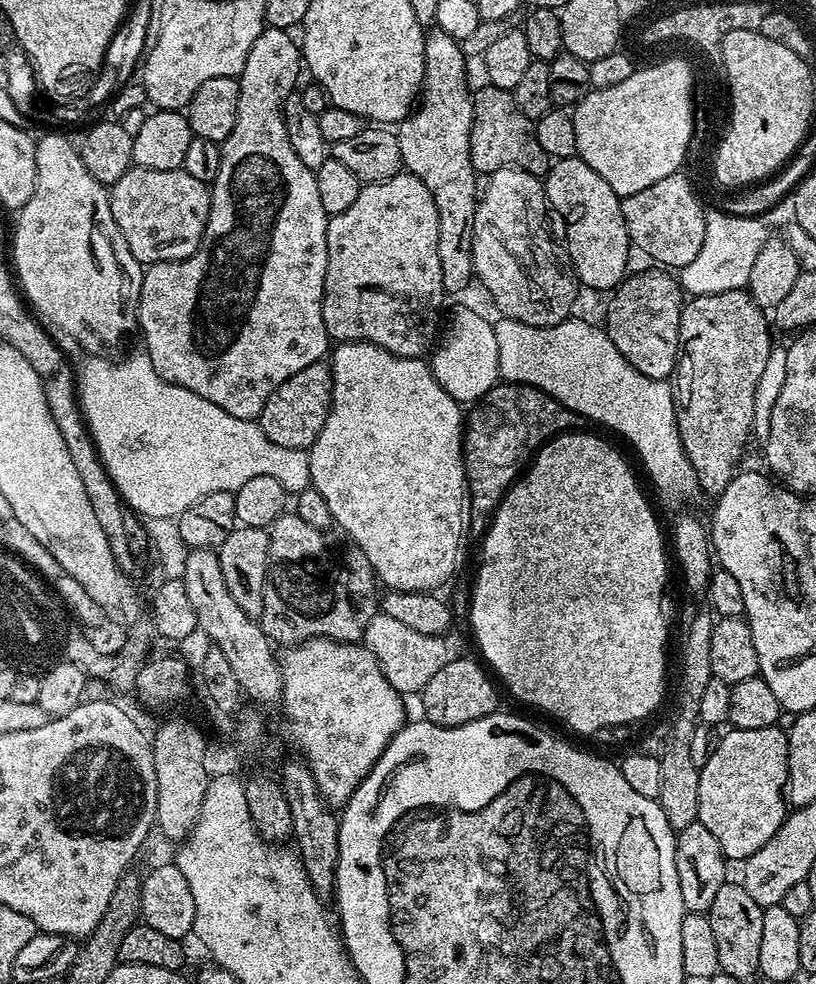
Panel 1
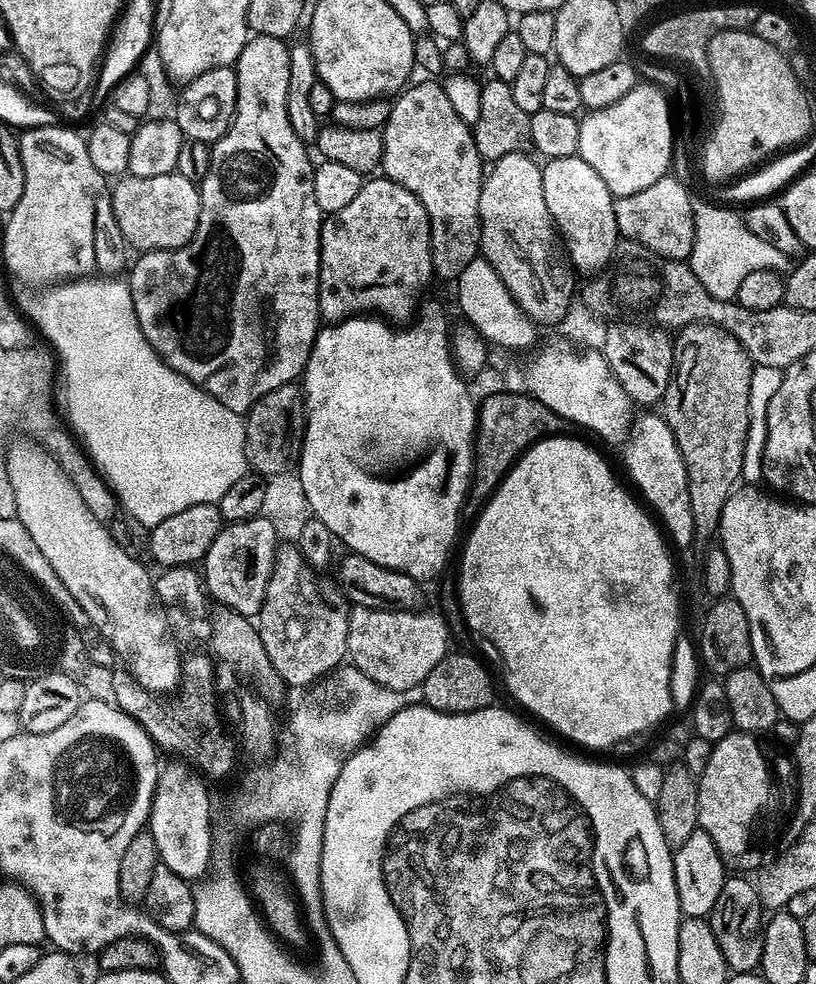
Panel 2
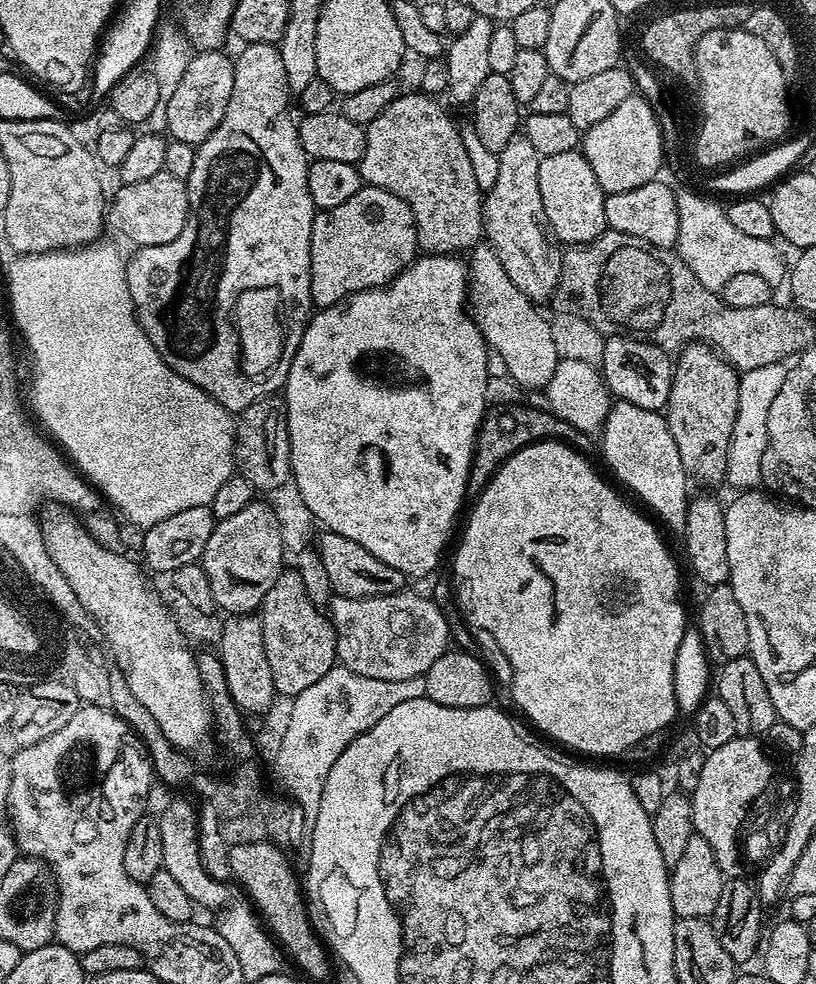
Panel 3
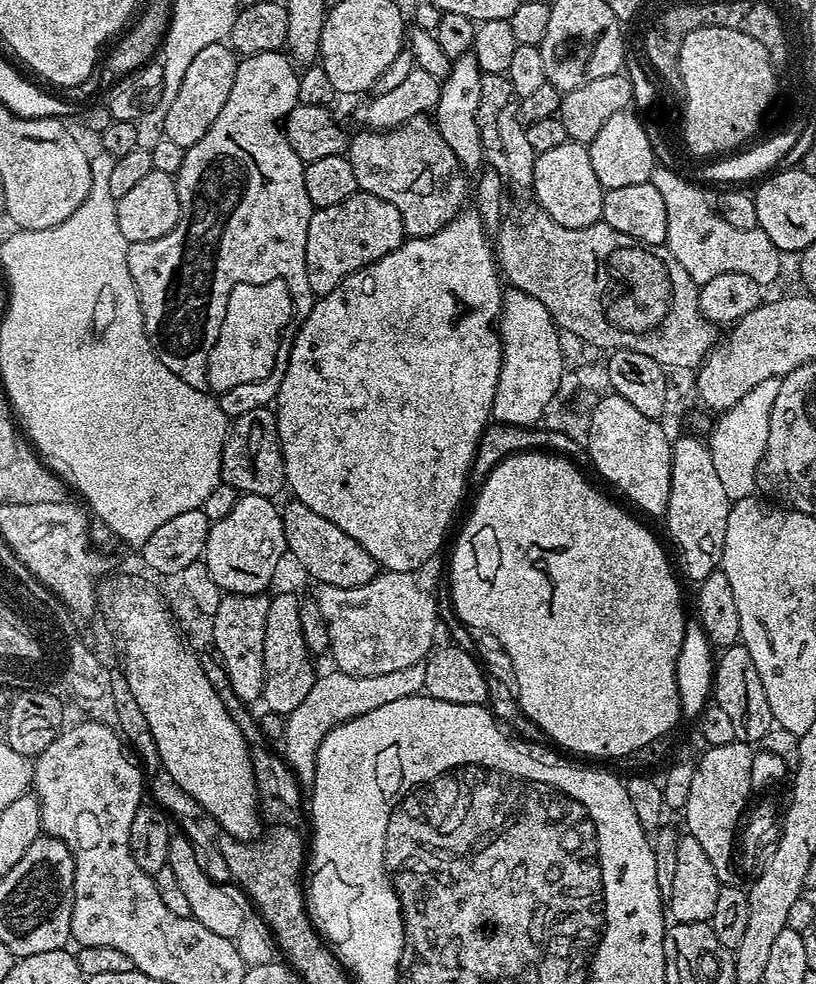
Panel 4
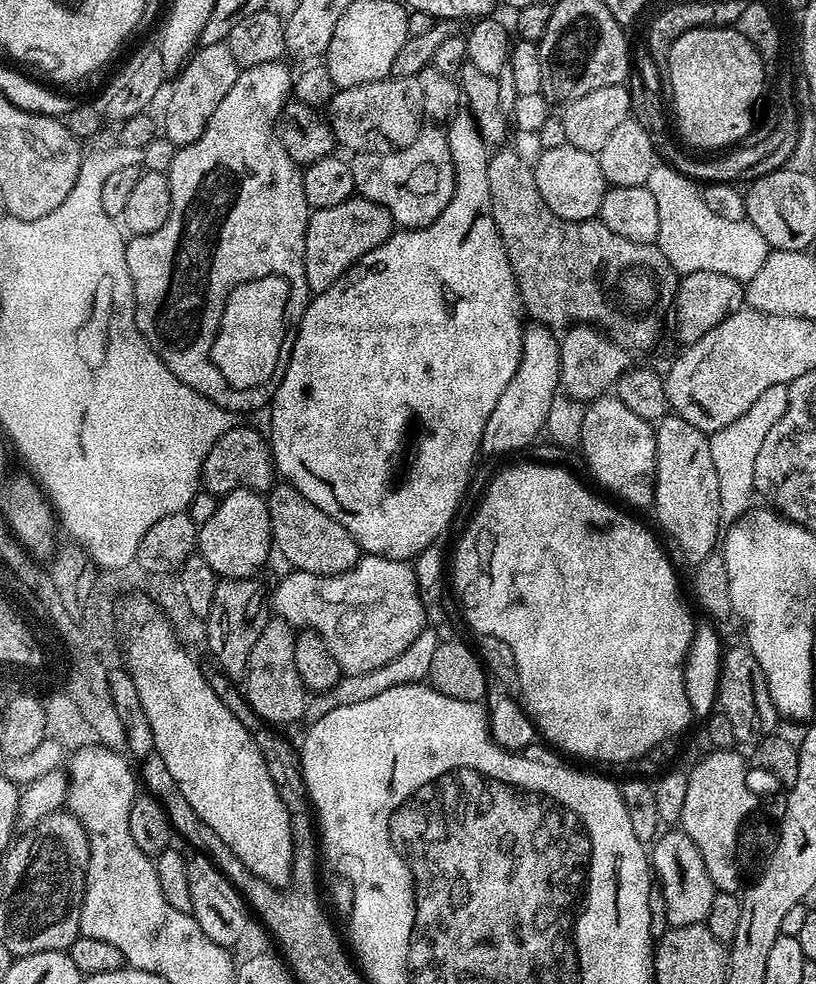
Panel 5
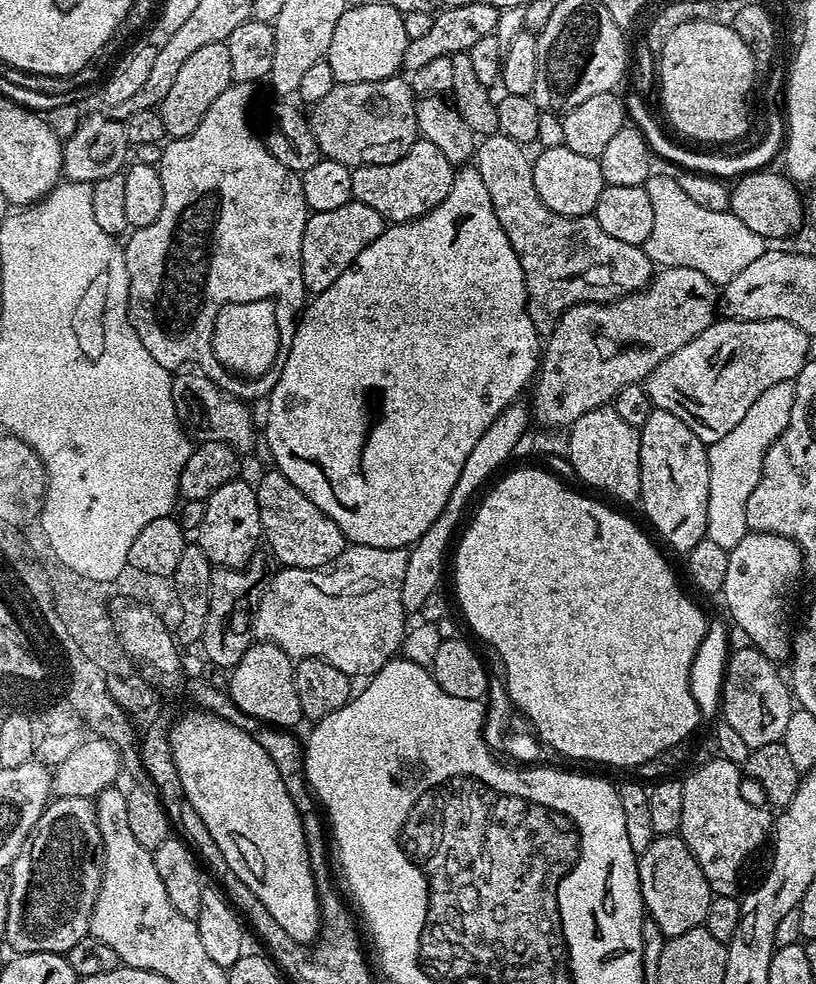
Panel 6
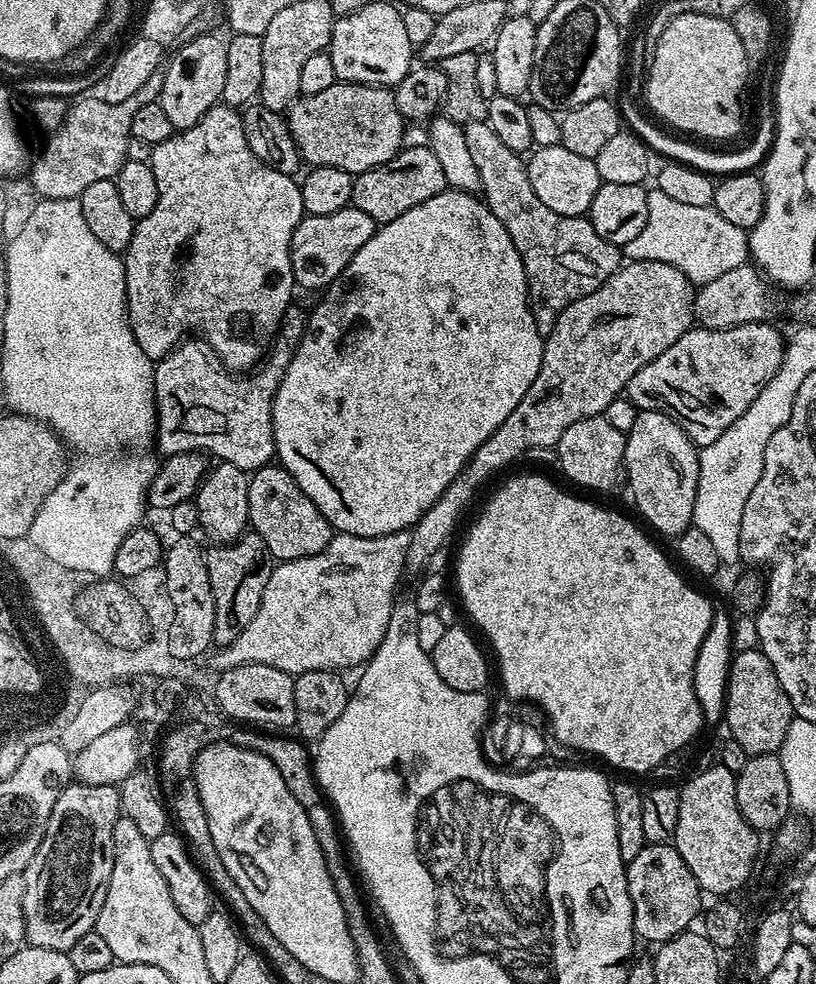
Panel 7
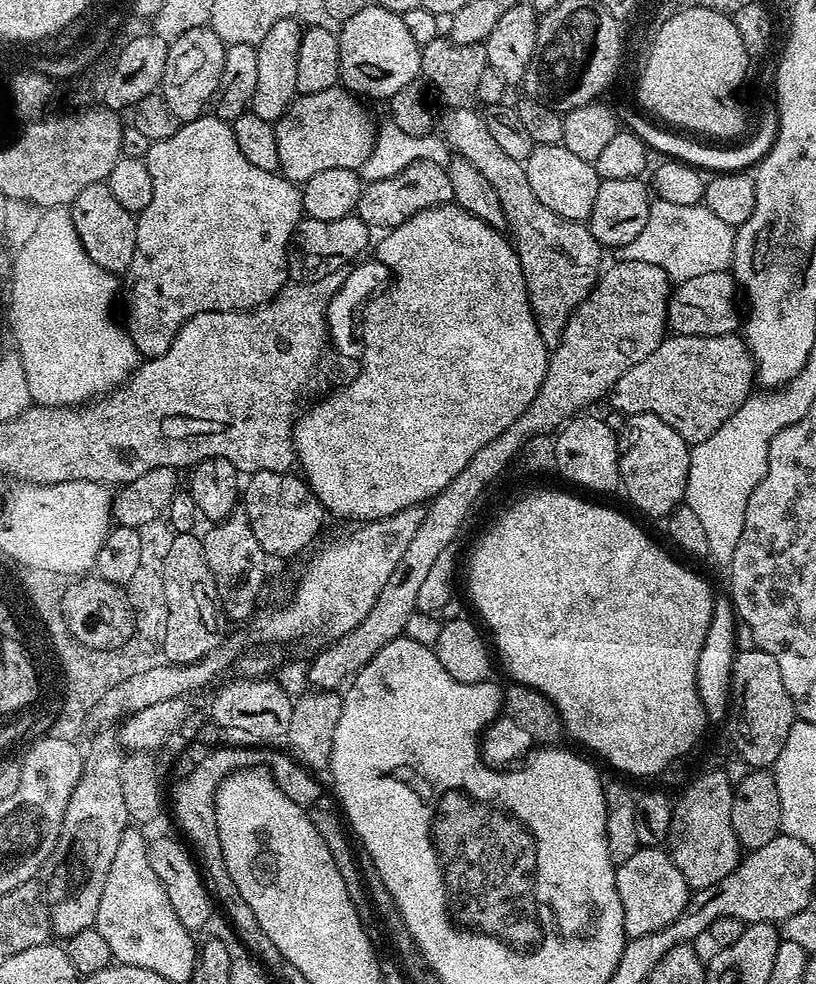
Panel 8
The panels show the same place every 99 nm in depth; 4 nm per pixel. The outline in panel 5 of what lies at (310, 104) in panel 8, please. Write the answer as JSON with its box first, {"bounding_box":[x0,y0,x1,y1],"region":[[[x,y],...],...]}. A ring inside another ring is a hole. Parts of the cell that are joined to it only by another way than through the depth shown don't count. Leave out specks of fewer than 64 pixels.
{"bounding_box":[328,76,424,152],"region":[[[387,76],[372,83],[362,83],[361,86],[352,86],[337,89],[334,98],[328,105],[328,121],[339,147],[346,147],[350,152],[393,152],[405,148],[414,140],[422,127],[424,120],[424,105],[422,88],[419,77]]]}

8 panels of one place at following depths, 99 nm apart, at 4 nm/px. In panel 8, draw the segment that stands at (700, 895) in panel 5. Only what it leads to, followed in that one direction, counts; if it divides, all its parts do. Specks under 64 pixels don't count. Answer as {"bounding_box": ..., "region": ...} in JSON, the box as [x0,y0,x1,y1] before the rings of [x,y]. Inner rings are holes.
{"bounding_box":[615,846,690,938],"region":[[[641,846],[629,860],[615,865],[615,870],[618,898],[622,898],[625,937],[642,938],[642,934],[654,934],[654,930],[670,926],[670,922],[686,910],[690,895],[688,883],[663,847]]]}

